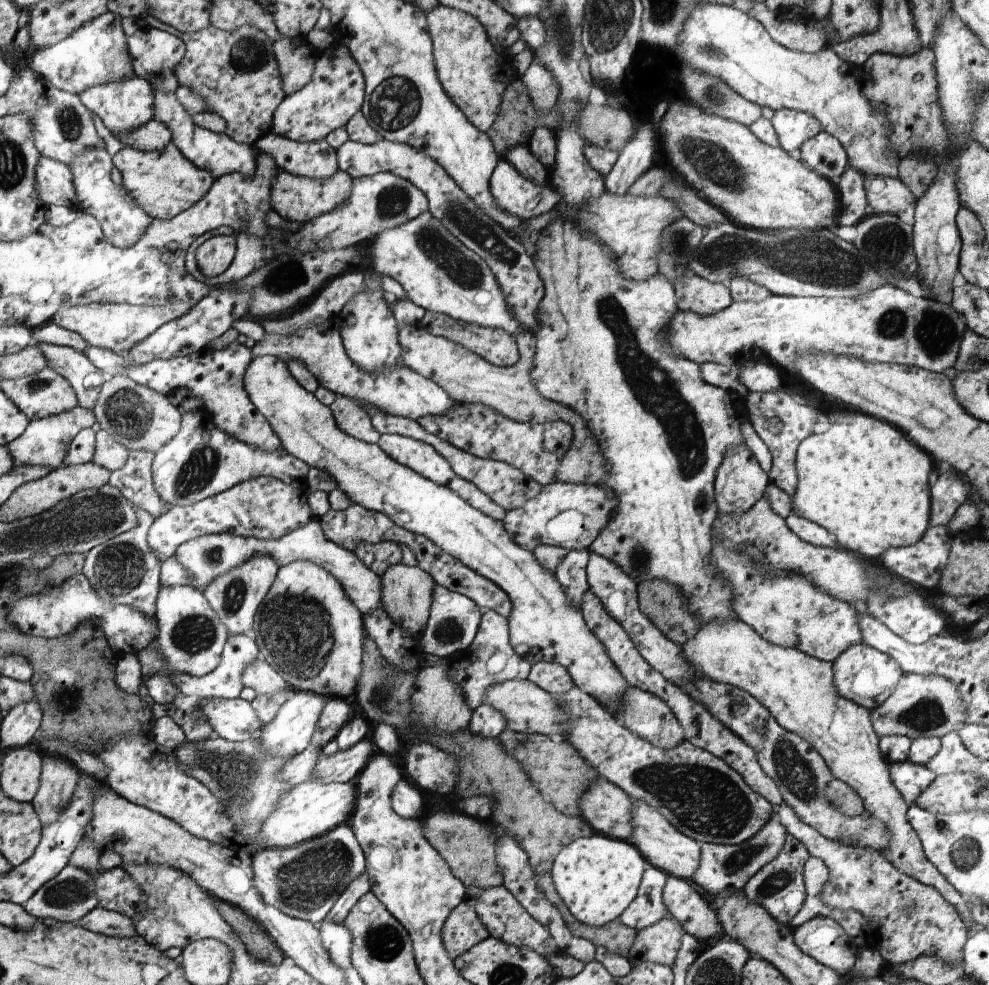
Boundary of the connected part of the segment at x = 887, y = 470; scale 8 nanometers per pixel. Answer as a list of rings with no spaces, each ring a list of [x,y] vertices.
[[[857,412],[851,415],[855,422],[851,424],[840,424],[833,422],[830,430],[824,434],[815,434],[808,436],[799,444],[795,455],[795,468],[797,473],[797,486],[793,495],[792,513],[801,518],[810,520],[831,533],[839,548],[850,551],[865,560],[880,557],[890,548],[906,547],[915,544],[926,533],[930,527],[930,488],[928,488],[928,476],[934,470],[934,461],[922,449],[919,449],[912,441],[909,441],[898,429],[879,420],[878,418]]]

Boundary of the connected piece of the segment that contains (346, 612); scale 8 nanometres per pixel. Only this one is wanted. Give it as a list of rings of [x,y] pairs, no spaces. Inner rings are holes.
[[[296,561],[280,567],[276,588],[268,591],[268,600],[256,616],[256,628],[252,628],[260,657],[277,669],[295,691],[312,691],[328,698],[346,698],[354,692],[363,674],[363,638],[366,629],[363,614],[348,600],[336,577],[310,561]]]

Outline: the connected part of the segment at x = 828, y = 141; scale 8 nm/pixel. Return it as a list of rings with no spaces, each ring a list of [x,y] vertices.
[[[825,131],[804,142],[797,157],[834,186],[840,183],[842,174],[849,166],[847,153],[838,138]]]

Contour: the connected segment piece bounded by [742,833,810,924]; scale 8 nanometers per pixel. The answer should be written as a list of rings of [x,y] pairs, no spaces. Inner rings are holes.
[[[788,833],[787,836],[783,851],[762,870],[756,872],[756,875],[748,880],[742,892],[750,902],[758,902],[774,920],[790,924],[806,900],[803,870],[810,856],[804,844],[801,844],[792,834]]]

